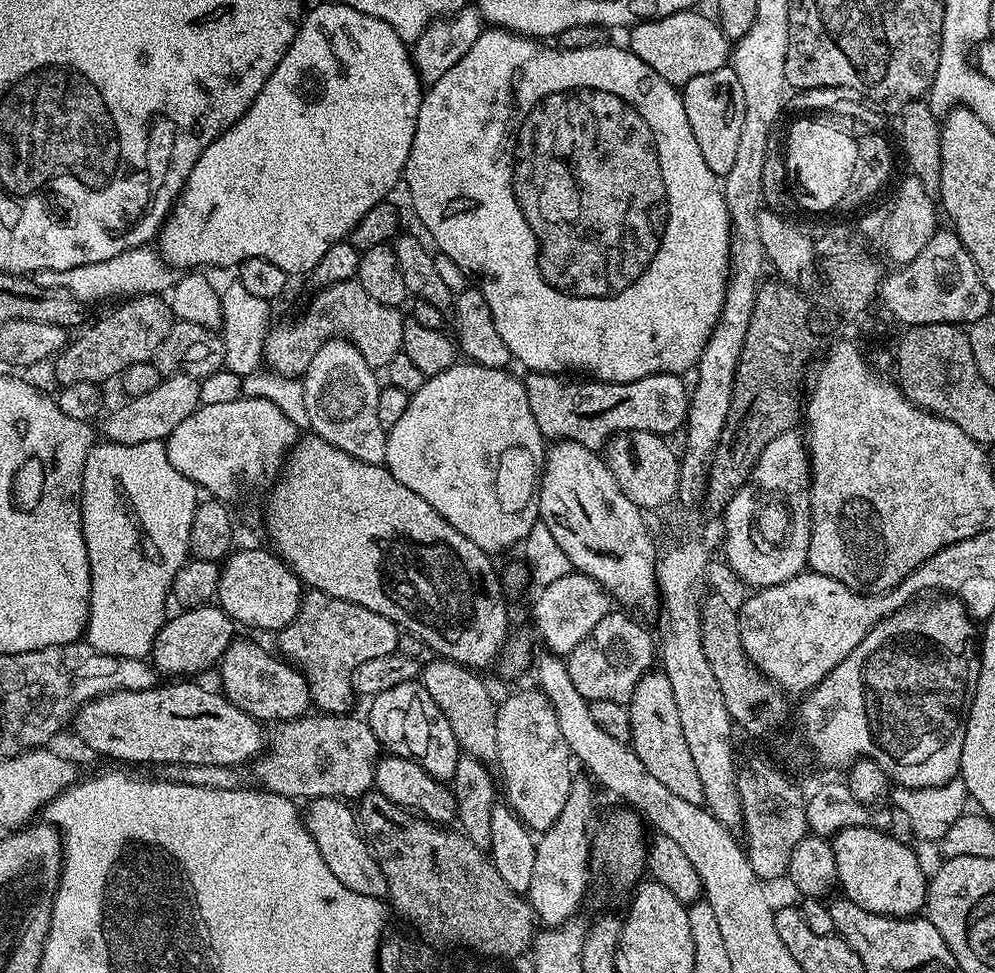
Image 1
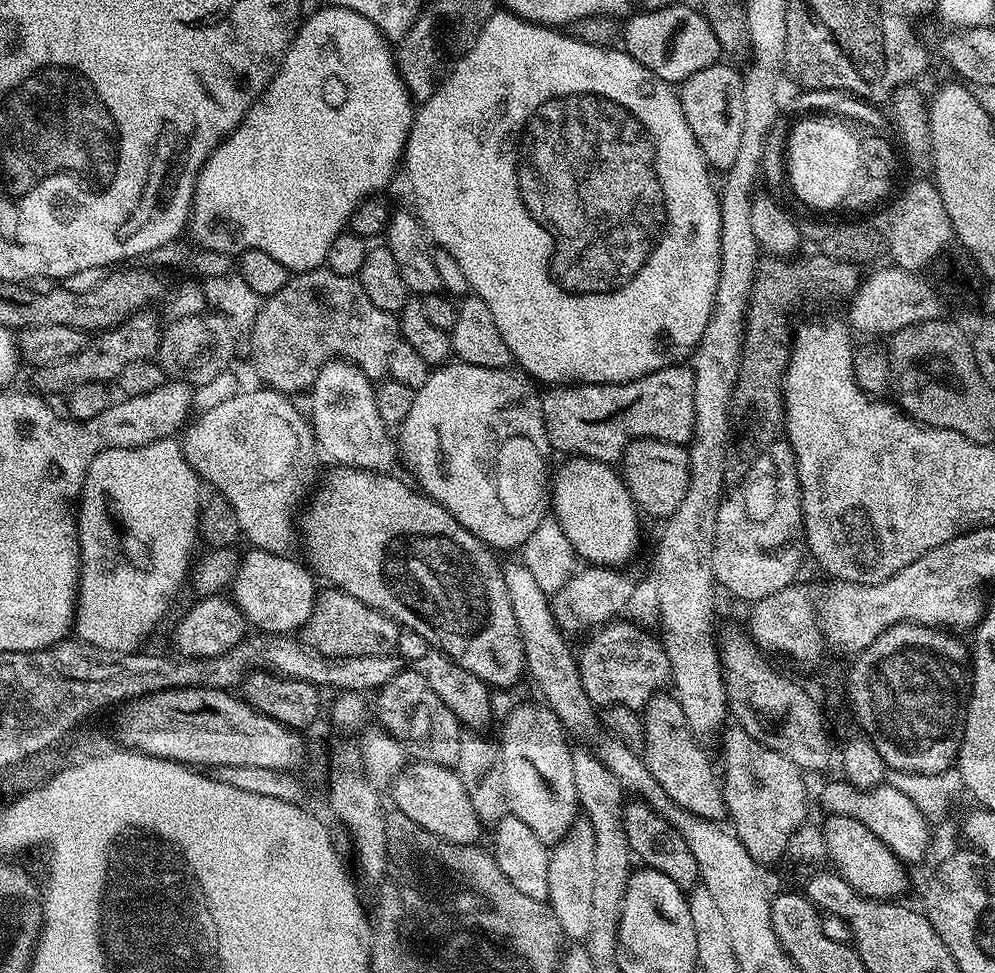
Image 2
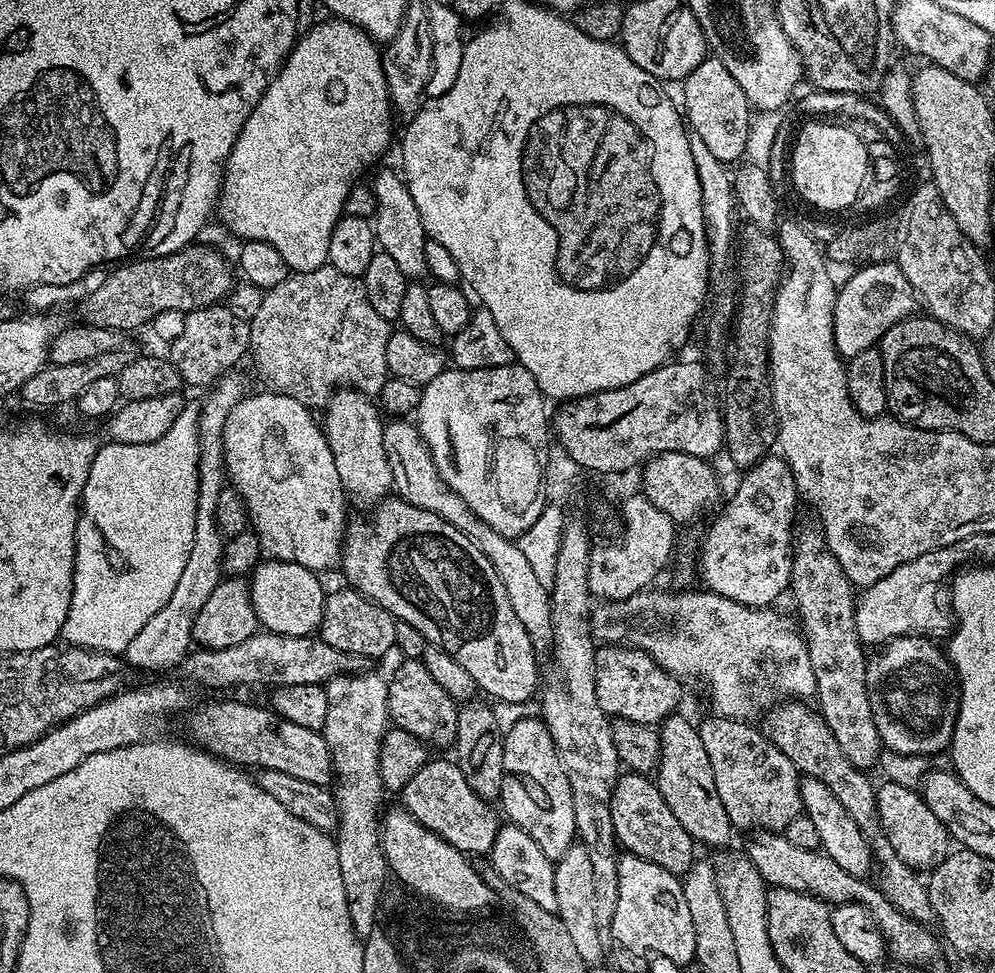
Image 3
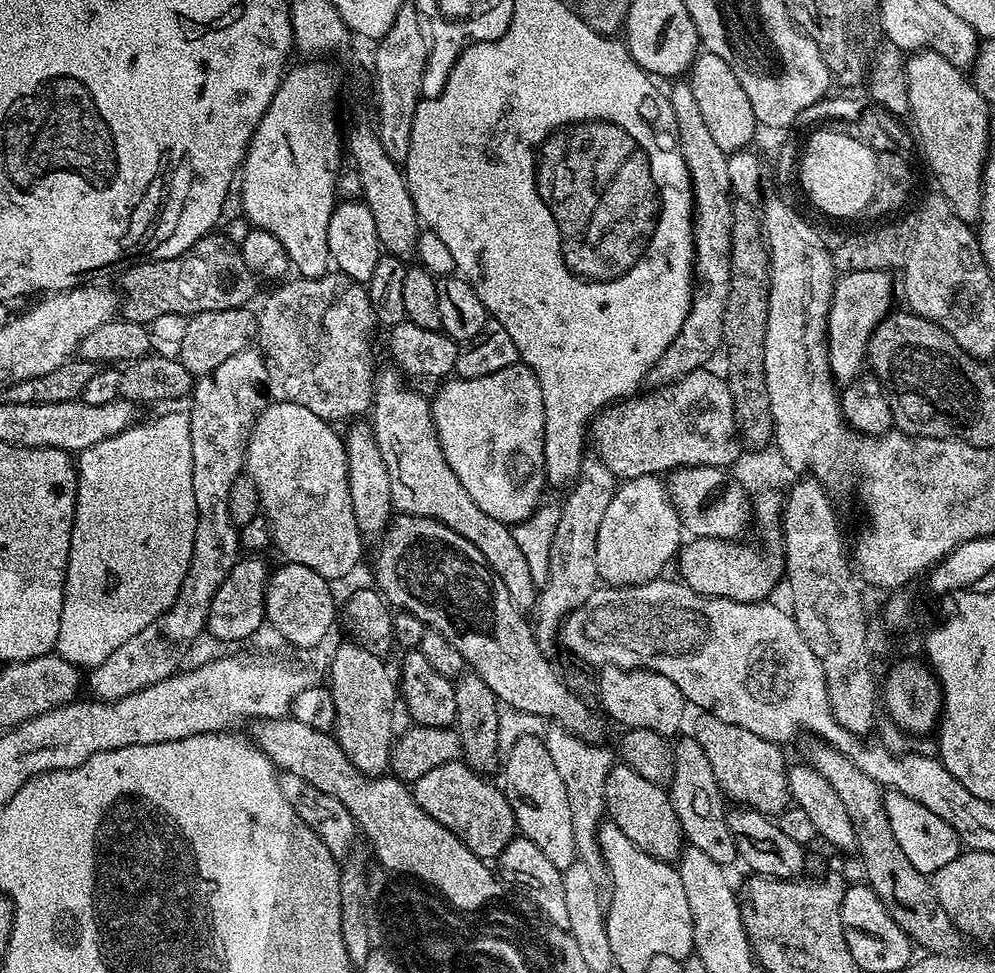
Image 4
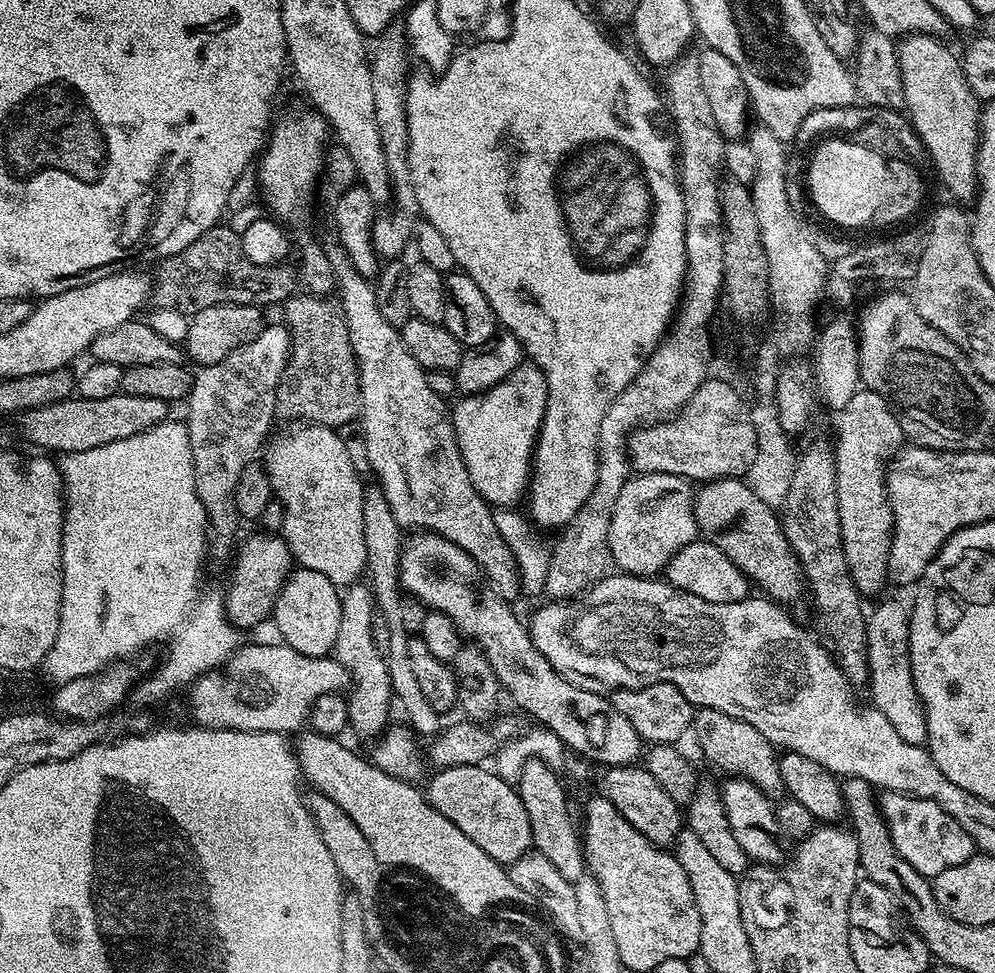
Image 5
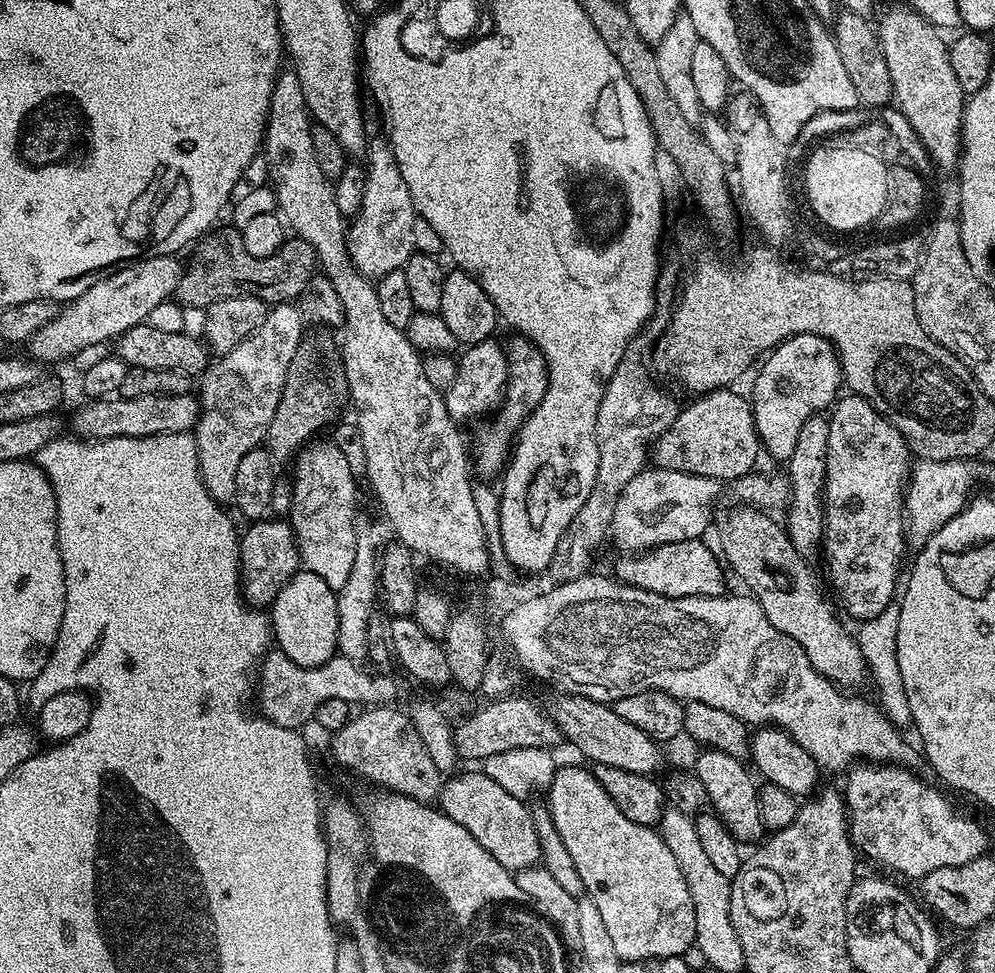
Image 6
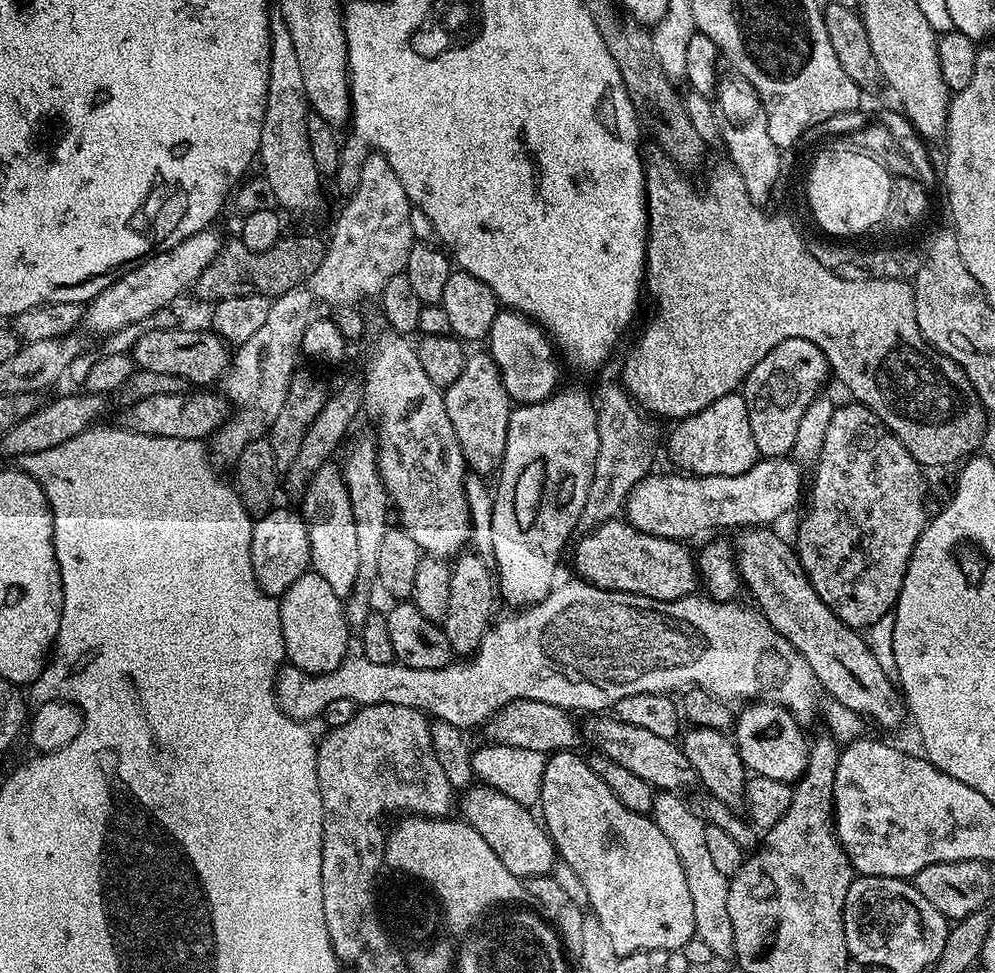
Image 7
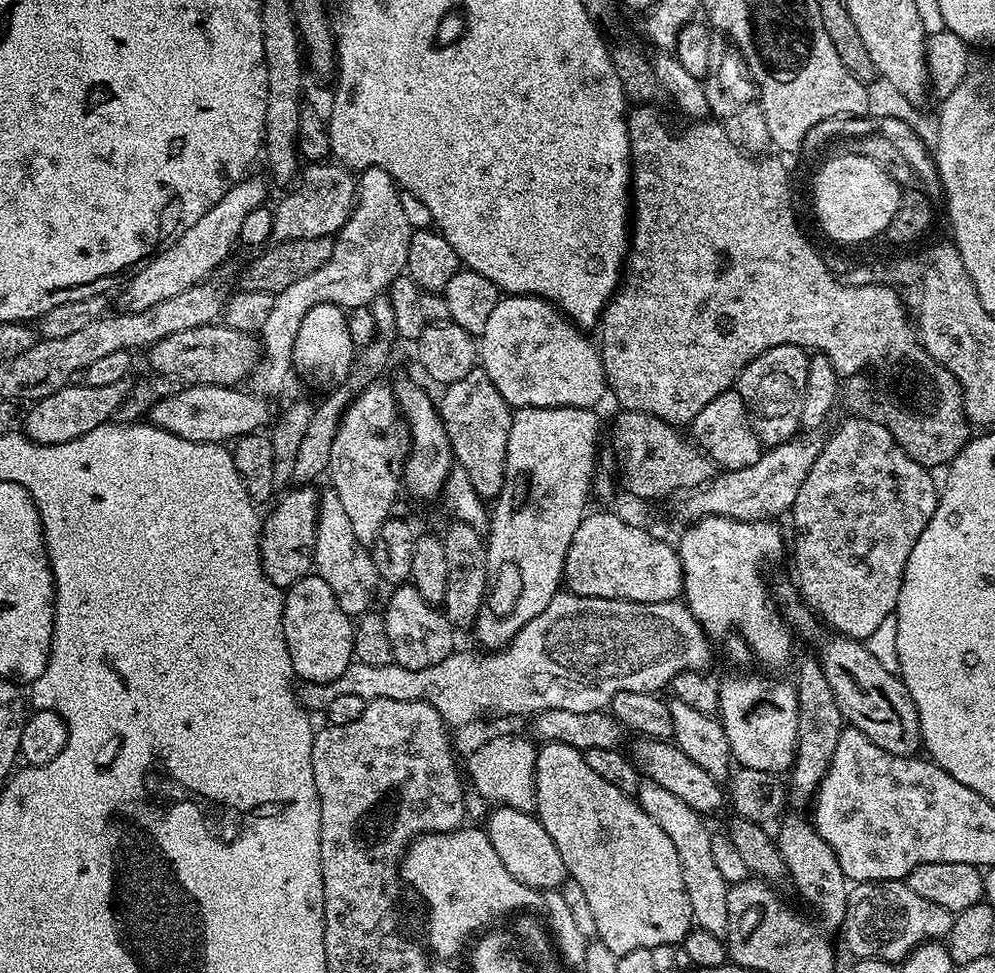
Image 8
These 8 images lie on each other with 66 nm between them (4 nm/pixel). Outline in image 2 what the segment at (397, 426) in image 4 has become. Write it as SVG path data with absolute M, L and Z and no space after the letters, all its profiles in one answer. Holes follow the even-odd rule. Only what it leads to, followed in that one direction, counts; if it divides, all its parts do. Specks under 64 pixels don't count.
M521 562L504 564L502 571L506 590L510 594L510 606L514 606L514 622L518 622L520 637L524 643L524 663L527 675L532 675L536 688L541 692L543 703L559 718L565 733L577 732L580 736L588 736L600 728L597 705L590 702L586 690L582 690L580 665L574 652L568 649L564 641L565 633L556 622L552 613L552 600L537 585L537 580Z

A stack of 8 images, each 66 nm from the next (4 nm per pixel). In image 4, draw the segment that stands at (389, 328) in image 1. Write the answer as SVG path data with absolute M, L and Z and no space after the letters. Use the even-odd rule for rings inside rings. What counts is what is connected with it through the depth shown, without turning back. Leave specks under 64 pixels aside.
M339 270L295 279L273 287L276 289L258 308L258 344L264 353L268 371L267 395L273 401L306 406L306 410L329 422L363 417L360 415L371 409L378 375L376 356L372 353L372 331L378 328L378 321L370 306L367 287Z

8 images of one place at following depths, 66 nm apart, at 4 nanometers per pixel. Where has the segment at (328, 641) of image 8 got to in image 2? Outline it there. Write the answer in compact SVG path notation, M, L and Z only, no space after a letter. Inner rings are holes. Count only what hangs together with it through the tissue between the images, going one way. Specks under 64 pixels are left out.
M252 548L240 557L236 577L230 585L230 596L242 610L245 621L251 627L252 624L256 627L253 629L257 633L299 633L314 610L318 591L317 581L303 563L300 565L290 557L288 554L267 552L261 548Z

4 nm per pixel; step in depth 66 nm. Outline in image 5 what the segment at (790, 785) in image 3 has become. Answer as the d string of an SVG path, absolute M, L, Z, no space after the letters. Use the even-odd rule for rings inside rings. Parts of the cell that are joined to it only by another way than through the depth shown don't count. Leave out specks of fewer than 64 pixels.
M696 708L692 713L690 736L696 739L700 752L716 768L721 768L728 776L740 776L748 780L765 794L780 792L784 783L780 774L778 754L774 745L765 736L758 734L750 722L742 722L738 718L730 718L730 714L722 714L718 710Z

